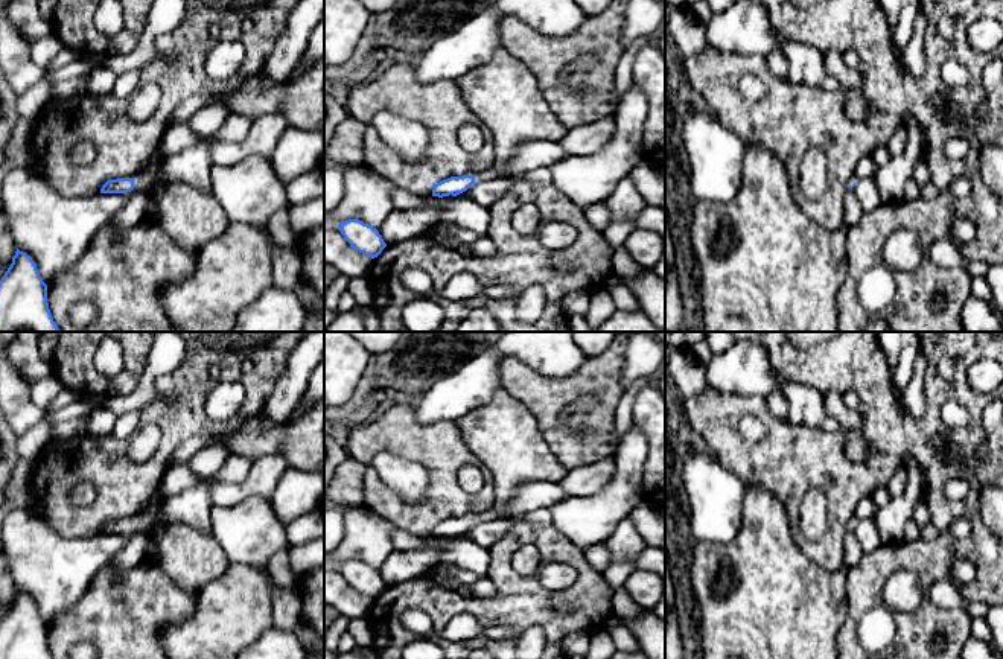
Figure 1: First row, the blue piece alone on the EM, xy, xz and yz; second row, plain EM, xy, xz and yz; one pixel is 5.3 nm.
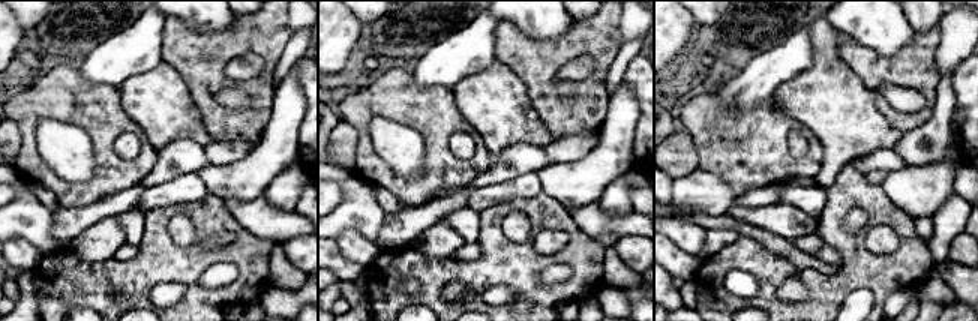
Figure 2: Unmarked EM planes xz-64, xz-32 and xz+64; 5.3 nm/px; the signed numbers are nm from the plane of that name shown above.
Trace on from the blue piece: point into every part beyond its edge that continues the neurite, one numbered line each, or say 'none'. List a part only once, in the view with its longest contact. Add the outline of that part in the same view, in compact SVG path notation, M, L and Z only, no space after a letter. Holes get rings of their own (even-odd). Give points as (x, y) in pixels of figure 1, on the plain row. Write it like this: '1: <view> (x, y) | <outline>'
1: xy (148, 516) | M157 496L148 510L145 510L139 517L134 517L134 525L140 528L149 528L155 522L155 519L160 517L160 514L161 502Z

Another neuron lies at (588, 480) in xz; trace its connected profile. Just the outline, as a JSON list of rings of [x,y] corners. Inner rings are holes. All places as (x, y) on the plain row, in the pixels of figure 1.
[[[615,452],[595,463],[572,469],[557,484],[568,496],[592,496],[603,490],[615,473]]]

